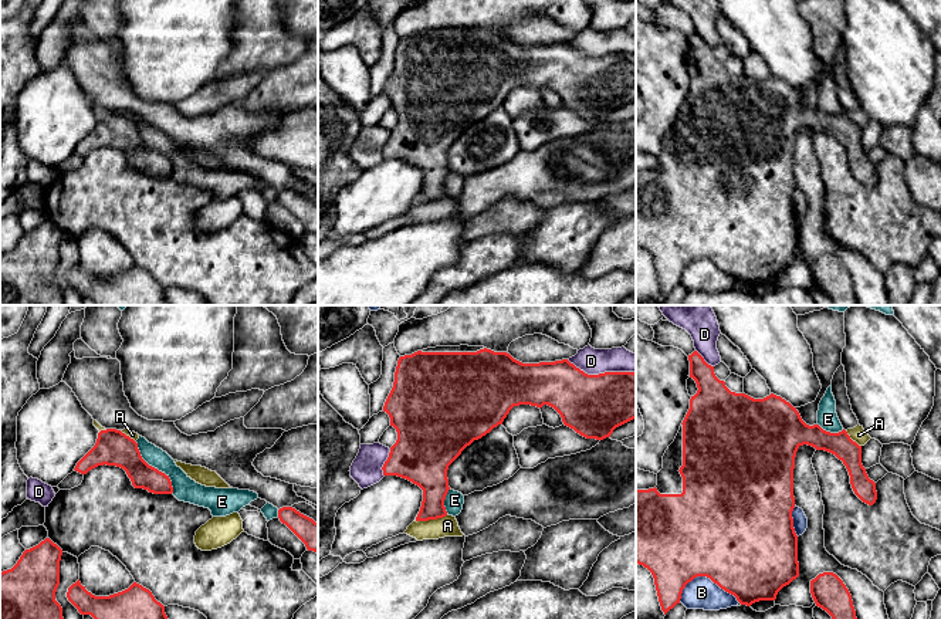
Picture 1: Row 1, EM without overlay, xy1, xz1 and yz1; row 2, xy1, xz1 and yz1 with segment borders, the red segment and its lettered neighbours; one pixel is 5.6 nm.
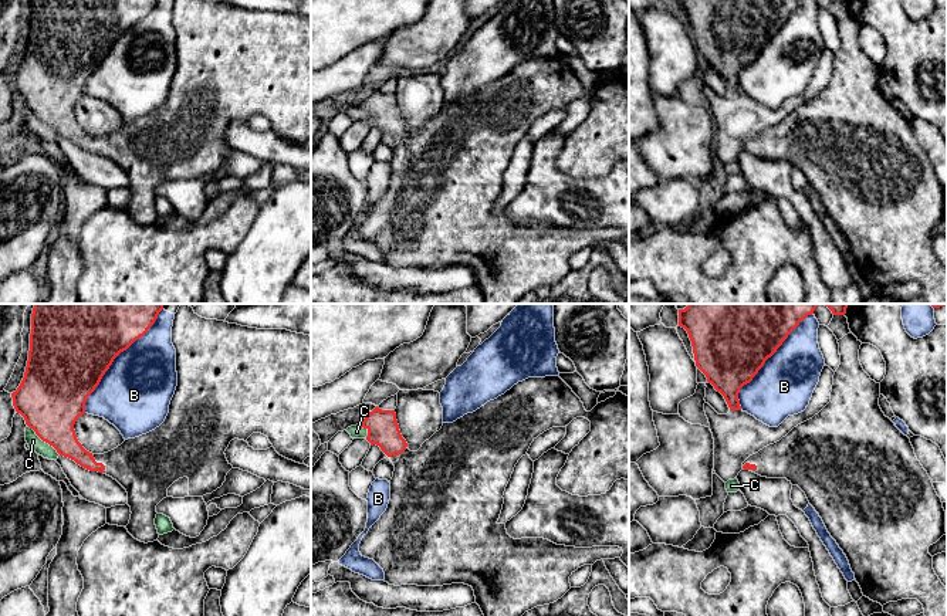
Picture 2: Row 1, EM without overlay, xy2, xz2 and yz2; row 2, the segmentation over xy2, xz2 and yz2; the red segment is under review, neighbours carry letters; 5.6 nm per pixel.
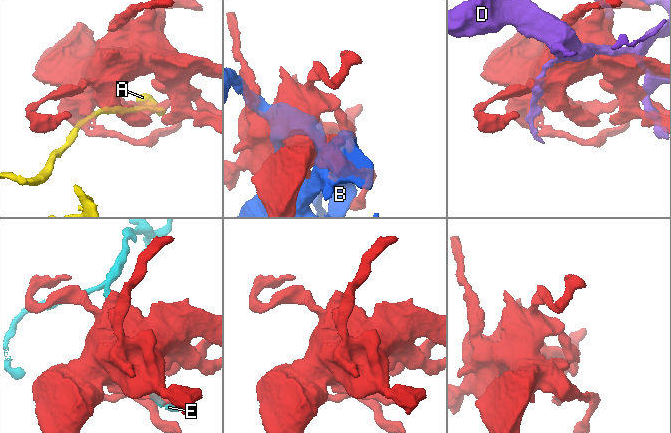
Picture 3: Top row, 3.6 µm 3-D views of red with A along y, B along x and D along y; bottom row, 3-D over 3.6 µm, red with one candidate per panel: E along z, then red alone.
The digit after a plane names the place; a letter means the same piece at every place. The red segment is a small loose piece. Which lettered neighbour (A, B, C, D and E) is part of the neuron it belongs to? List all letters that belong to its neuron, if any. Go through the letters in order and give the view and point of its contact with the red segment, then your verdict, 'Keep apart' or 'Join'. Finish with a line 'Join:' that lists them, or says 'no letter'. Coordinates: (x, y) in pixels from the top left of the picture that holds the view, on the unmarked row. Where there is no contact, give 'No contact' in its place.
A: Touches red at xz1 (430, 200). Keep apart
B: Touches red at xy2 (111, 46). Keep apart
C: Touches red at xy2 (44, 122). Keep apart
D: Touches red at xz1 (601, 56). Keep apart
E: Touches red at xy1 (153, 149). Keep apart
Join: no letter

